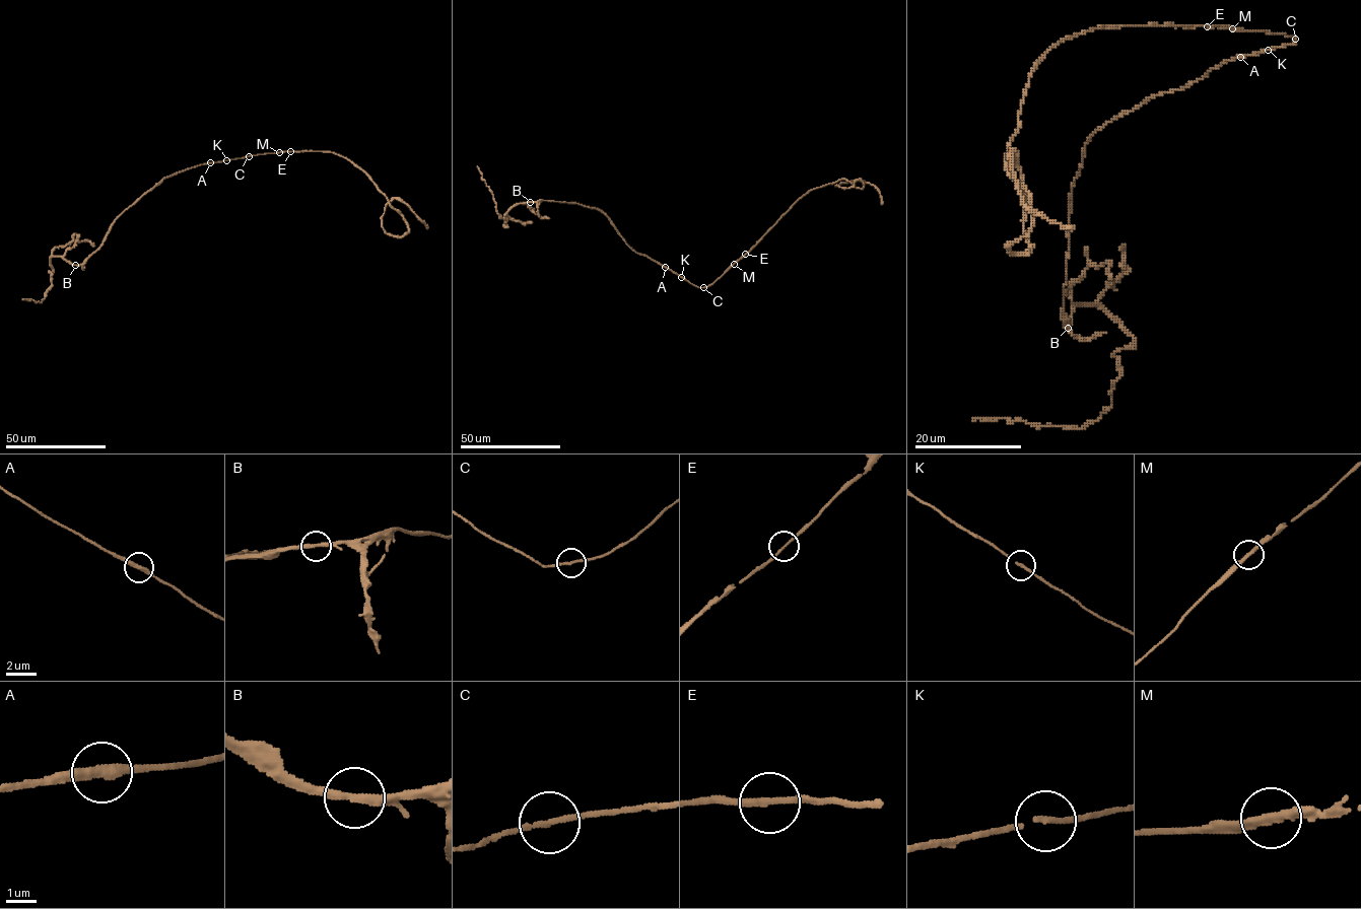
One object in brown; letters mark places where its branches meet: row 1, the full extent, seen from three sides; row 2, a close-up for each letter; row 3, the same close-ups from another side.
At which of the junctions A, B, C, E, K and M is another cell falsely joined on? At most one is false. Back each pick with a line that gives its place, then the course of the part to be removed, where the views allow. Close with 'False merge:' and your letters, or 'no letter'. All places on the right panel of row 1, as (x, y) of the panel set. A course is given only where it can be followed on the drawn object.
False merge: no letter

